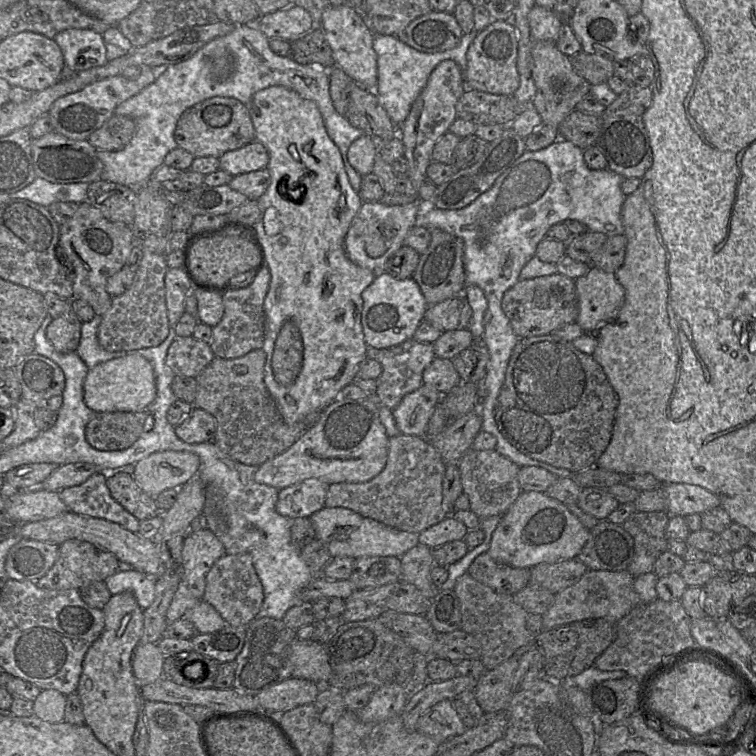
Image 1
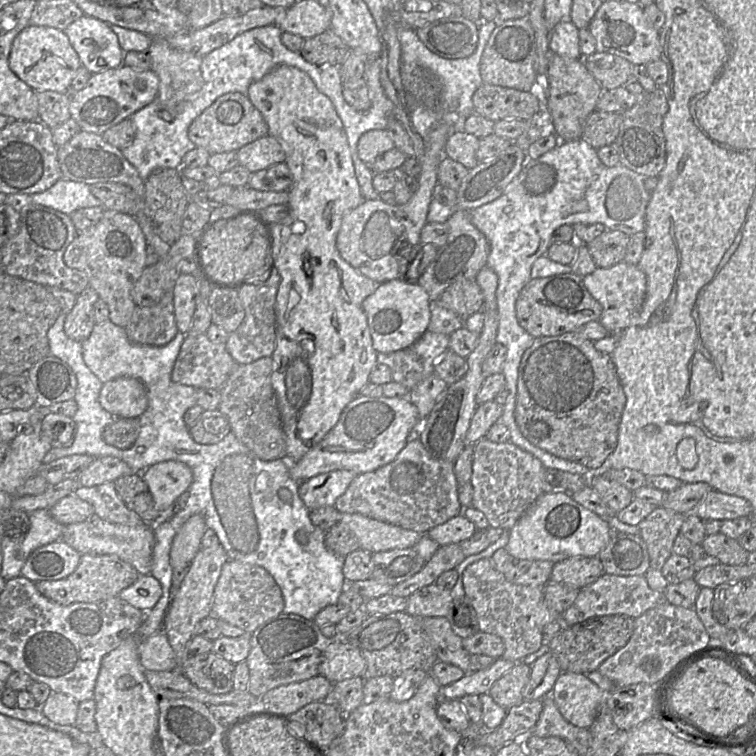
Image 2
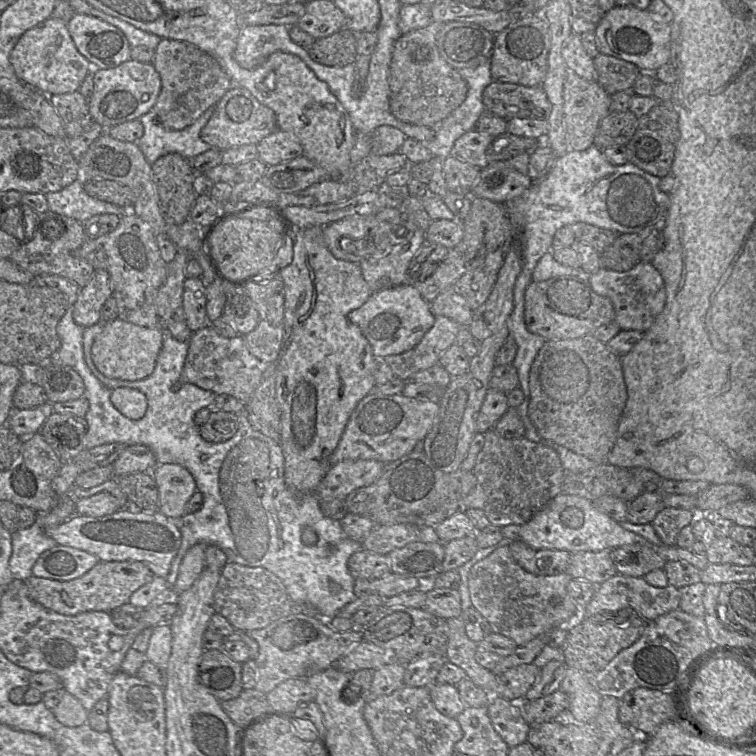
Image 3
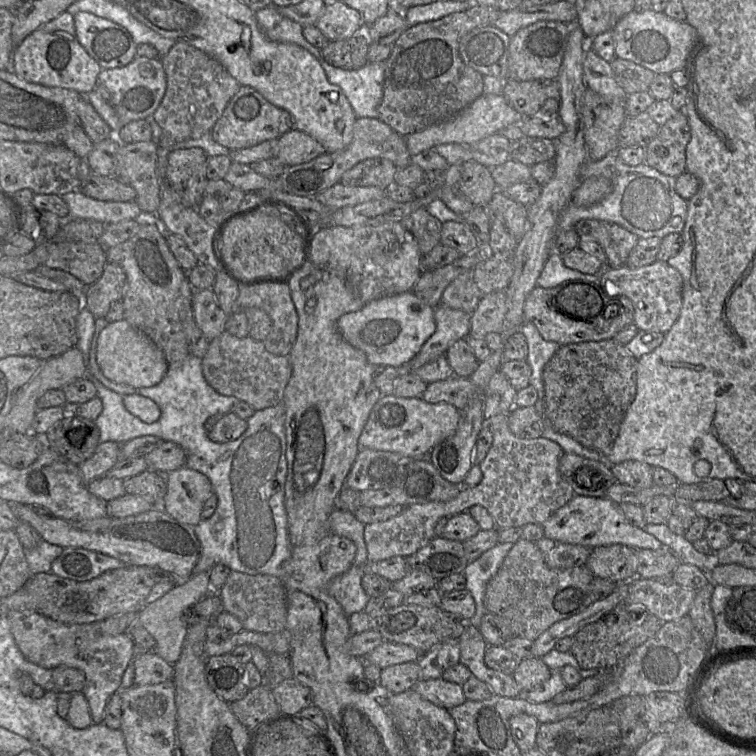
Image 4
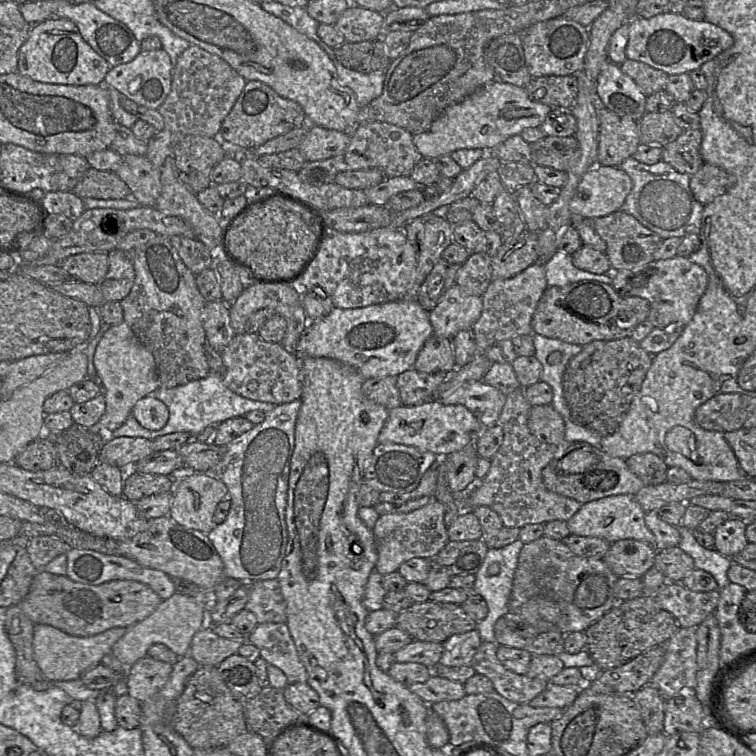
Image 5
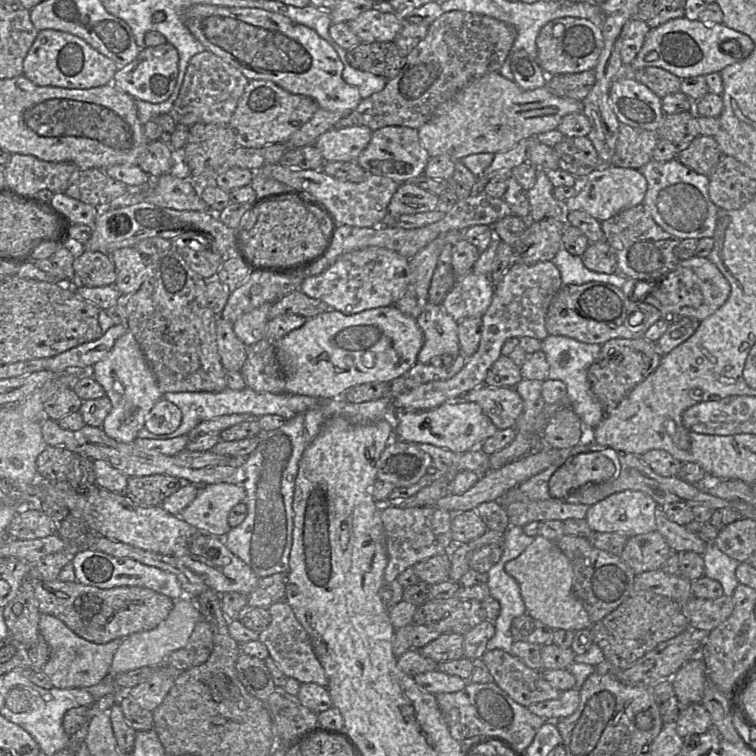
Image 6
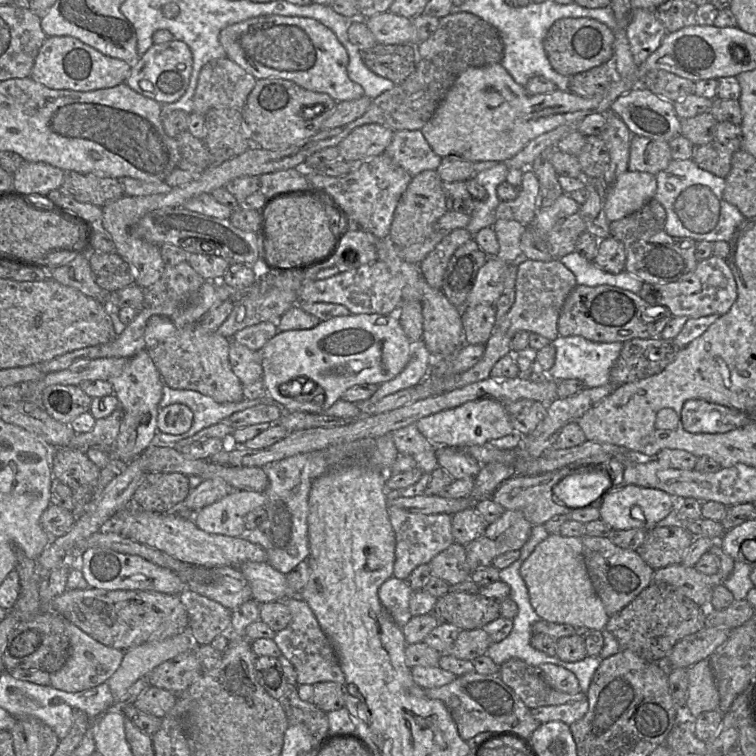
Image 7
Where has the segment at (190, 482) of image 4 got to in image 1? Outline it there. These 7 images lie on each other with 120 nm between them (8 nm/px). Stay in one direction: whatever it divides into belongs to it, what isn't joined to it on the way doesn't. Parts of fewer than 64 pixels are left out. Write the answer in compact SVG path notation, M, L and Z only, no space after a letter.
M158 451L134 465L133 477L152 498L169 488L179 488L200 470L200 458L186 451Z

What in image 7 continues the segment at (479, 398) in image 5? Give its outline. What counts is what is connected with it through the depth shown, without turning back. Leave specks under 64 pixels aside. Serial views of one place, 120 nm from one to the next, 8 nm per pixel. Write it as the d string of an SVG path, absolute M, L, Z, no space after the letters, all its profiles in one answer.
M530 399L508 402L504 405L514 430L521 435L533 432L547 414L545 404Z

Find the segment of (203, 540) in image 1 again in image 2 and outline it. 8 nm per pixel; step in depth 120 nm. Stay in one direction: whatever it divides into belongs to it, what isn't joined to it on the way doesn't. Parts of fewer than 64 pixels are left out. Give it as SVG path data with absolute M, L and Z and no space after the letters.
M221 544L209 548L201 548L187 569L172 601L162 630L175 653L176 668L178 669L189 658L187 643L194 636L197 625L211 614L214 588L220 576L222 566L227 560L227 554Z

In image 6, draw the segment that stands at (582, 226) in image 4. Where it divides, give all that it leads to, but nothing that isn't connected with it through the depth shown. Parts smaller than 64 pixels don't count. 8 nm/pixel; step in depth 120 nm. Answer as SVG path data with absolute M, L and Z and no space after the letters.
M642 203L602 221L601 226L605 241L617 255L616 272L619 274L633 279L657 281L674 270L680 261L674 253L680 240L663 230Z

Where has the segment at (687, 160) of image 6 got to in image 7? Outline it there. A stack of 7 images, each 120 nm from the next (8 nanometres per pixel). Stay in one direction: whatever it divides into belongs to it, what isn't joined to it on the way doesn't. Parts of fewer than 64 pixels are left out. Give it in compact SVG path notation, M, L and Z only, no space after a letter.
M717 141L696 146L691 160L702 170L725 179L731 170L734 150Z

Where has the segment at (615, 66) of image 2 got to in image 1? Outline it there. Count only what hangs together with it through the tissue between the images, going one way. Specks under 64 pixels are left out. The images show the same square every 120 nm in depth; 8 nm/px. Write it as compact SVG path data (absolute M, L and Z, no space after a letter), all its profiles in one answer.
M581 51L569 59L576 74L591 85L606 83L614 75L613 60L606 56Z

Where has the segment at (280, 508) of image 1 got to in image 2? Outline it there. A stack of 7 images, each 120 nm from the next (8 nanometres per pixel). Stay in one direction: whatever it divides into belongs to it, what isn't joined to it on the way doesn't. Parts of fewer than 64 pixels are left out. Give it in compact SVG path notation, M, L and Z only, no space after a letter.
M335 470L299 482L298 494L311 511L324 506L334 506L357 476L351 470Z

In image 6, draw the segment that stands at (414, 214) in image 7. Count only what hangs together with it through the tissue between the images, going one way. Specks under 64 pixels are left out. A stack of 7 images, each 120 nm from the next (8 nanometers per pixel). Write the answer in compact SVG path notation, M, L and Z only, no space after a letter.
M404 182L393 195L388 214L401 216L433 212L437 210L438 202L436 194L423 190L414 183Z

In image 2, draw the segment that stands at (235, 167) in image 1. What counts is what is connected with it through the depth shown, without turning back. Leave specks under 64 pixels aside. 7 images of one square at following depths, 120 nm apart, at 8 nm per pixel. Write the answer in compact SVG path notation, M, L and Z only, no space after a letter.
M268 134L237 151L238 164L251 173L285 162L286 154L277 139Z

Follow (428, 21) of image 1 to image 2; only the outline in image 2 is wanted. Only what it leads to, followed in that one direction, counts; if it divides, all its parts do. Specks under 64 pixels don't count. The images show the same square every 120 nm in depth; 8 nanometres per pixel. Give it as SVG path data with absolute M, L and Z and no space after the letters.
M463 16L436 20L415 30L428 50L445 59L471 56L478 46L479 23Z

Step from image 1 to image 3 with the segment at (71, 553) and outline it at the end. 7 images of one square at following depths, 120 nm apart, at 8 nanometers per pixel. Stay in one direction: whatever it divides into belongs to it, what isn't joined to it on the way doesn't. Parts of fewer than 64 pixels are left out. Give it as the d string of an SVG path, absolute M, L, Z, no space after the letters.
M100 561L83 576L73 580L60 581L30 576L24 583L29 598L34 602L58 614L74 616L88 611L110 613L129 603L130 596L154 577L152 571L138 561Z

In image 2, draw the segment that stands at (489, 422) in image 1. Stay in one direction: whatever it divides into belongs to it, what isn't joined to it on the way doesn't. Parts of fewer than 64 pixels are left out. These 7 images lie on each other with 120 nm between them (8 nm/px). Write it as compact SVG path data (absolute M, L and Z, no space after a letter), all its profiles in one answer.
M581 139L568 142L561 141L555 148L539 158L526 159L520 173L511 181L500 197L470 211L472 223L485 235L490 245L486 265L498 276L496 302L499 324L496 343L504 345L507 349L506 359L502 365L501 372L505 377L506 389L509 395L503 404L503 413L497 421L501 421L508 428L510 432L509 442L532 454L540 460L546 469L559 469L583 476L593 475L593 472L579 463L558 458L534 446L523 437L516 424L514 410L518 368L524 352L532 345L535 338L522 328L517 320L515 309L516 299L530 279L571 272L571 266L569 264L554 262L545 255L547 249L553 243L552 236L558 227L562 225L574 225L576 223L601 223L607 230L621 231L628 236L644 231L646 208L651 198L651 193L646 190L644 185L646 178L648 177L638 174L623 165L613 167L603 165L598 158L596 149Z

